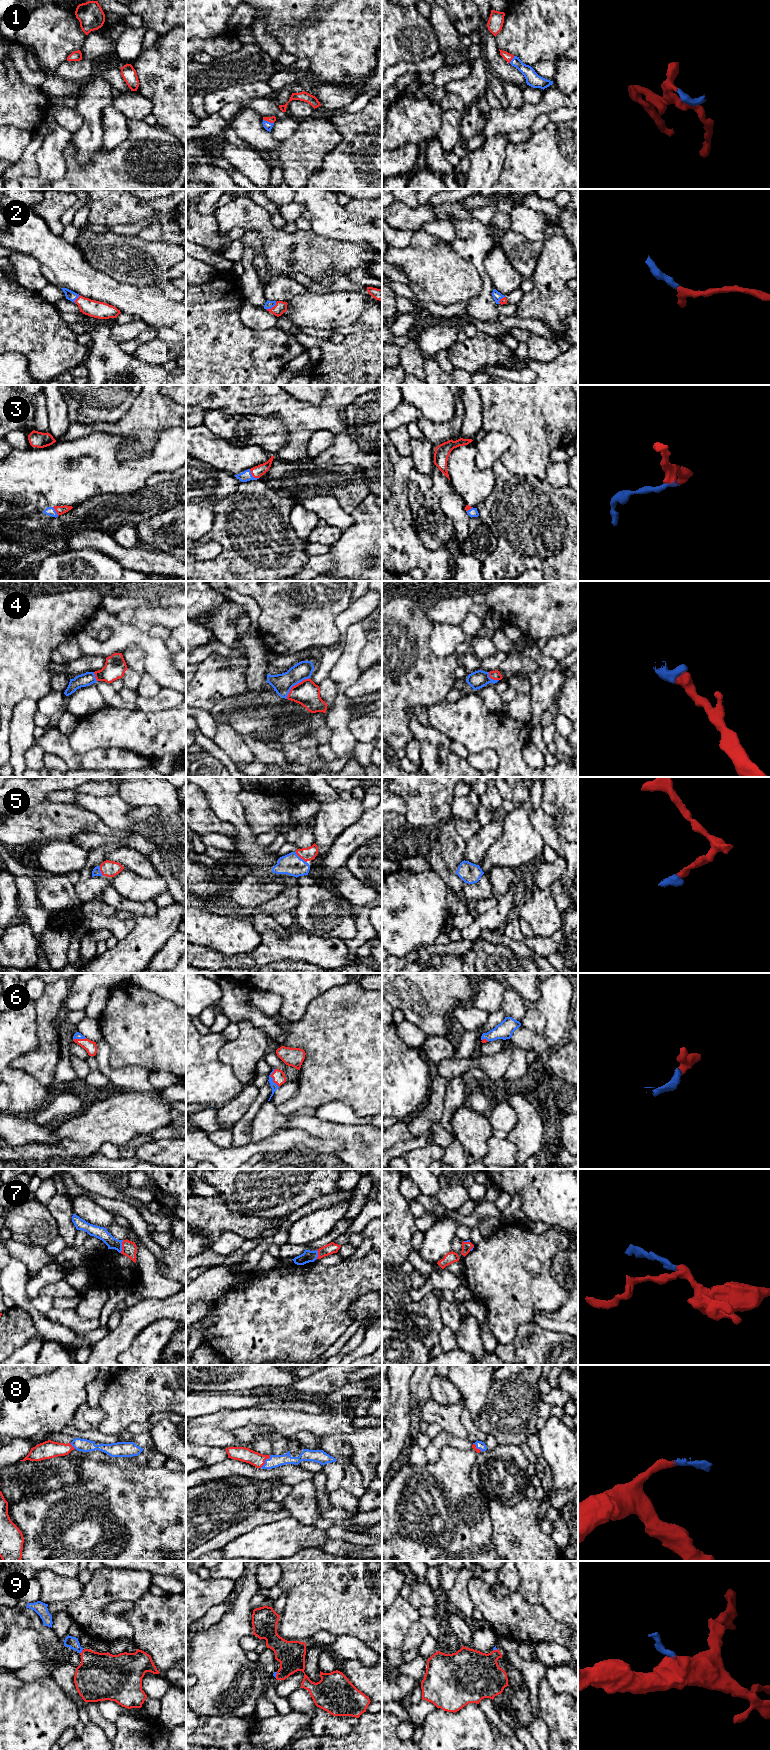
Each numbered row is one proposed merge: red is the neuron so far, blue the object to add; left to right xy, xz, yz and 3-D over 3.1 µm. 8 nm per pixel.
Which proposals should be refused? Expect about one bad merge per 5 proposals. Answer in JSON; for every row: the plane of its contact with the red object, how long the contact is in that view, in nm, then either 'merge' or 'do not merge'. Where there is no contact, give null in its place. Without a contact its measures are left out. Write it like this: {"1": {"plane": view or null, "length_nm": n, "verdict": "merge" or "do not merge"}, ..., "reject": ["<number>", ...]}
{"1": {"plane": "xz", "length_nm": 90, "verdict": "merge"}, "2": {"plane": "xz", "length_nm": 110, "verdict": "merge"}, "3": {"plane": "xz", "length_nm": 110, "verdict": "merge"}, "4": {"plane": "xz", "length_nm": 260, "verdict": "merge"}, "5": {"plane": "xz", "length_nm": 130, "verdict": "merge"}, "6": {"plane": "xz", "length_nm": 150, "verdict": "merge"}, "7": {"plane": "xy", "length_nm": 110, "verdict": "merge"}, "8": {"plane": "xz", "length_nm": 130, "verdict": "merge"}, "9": {"plane": "xy", "length_nm": 40, "verdict": "merge"}, "reject": []}

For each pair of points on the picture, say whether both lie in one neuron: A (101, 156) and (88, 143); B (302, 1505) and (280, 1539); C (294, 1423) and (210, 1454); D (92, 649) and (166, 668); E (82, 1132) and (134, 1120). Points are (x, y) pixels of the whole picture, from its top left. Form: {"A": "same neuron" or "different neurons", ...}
{"A": "different neurons", "B": "different neurons", "C": "different neurons", "D": "same neuron", "E": "same neuron"}

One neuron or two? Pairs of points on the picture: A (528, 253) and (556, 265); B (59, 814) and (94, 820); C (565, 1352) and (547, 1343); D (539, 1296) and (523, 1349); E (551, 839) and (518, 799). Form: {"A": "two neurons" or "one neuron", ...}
{"A": "two neurons", "B": "one neuron", "C": "one neuron", "D": "two neurons", "E": "one neuron"}

